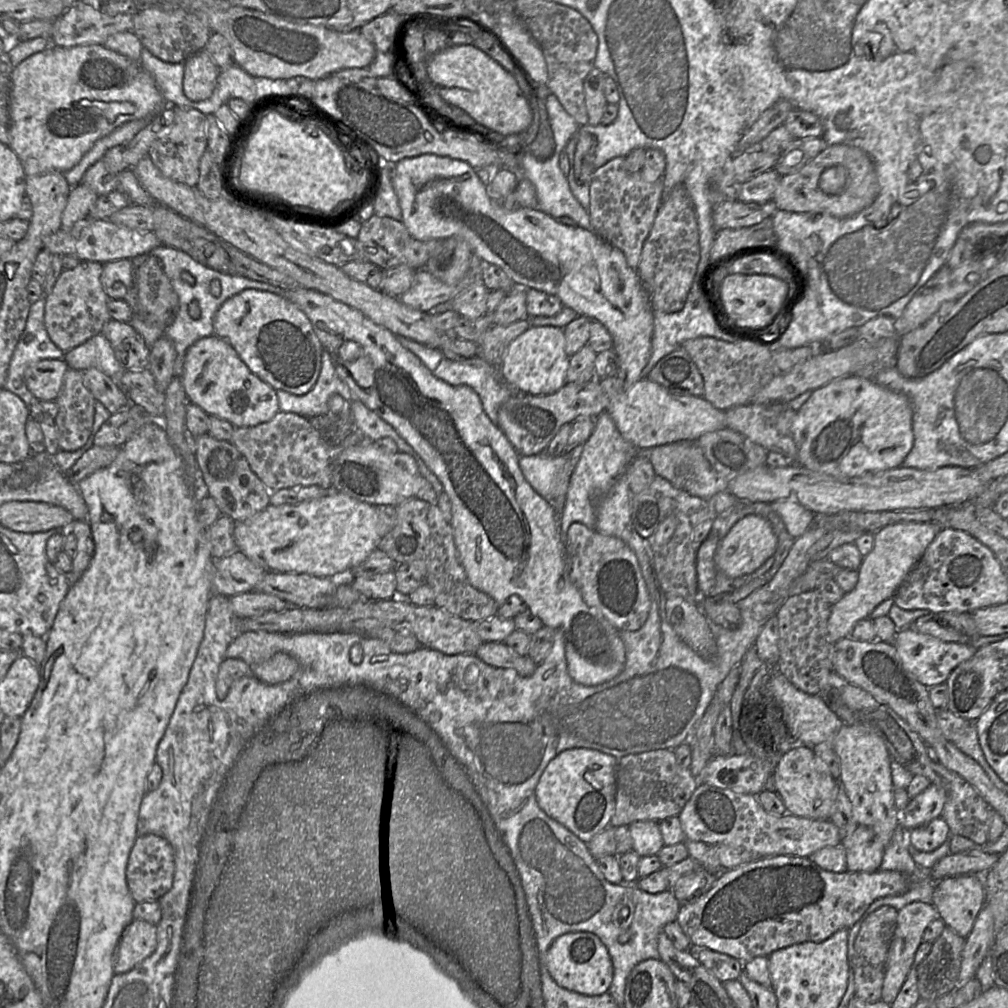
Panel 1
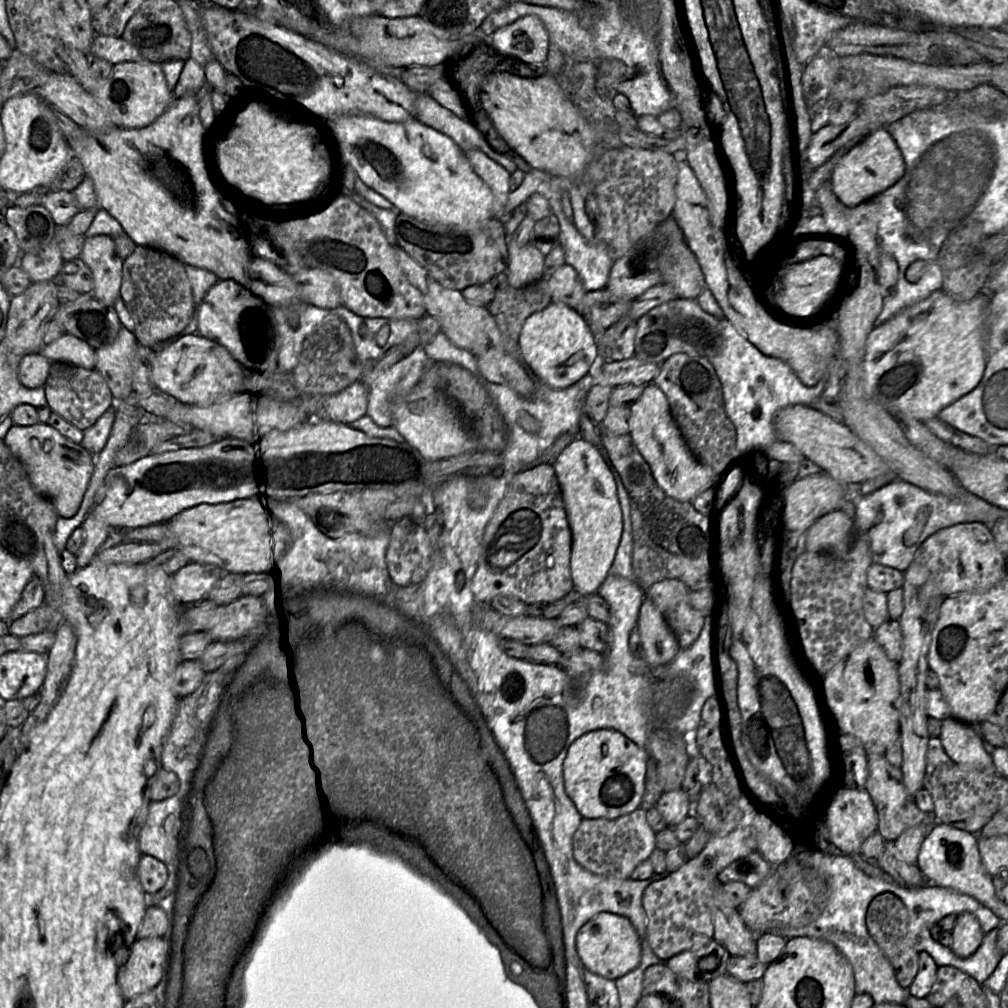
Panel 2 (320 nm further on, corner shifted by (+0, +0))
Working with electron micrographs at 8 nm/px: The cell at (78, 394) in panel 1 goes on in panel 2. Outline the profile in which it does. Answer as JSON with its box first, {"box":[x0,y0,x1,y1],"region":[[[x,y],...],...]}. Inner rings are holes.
{"box":[44,361,115,431],"region":[[[51,361],[44,388],[50,409],[82,431],[91,427],[108,408],[115,405],[105,379],[95,368],[87,369],[66,362]]]}

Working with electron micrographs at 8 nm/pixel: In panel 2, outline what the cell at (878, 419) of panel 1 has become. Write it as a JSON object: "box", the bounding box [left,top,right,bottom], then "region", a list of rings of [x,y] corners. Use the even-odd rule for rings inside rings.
{"box":[863,289,986,422],"region":[[[940,289],[873,328],[866,340],[863,360],[864,392],[867,398],[896,418],[925,422],[936,417],[943,408],[970,392],[983,376],[986,366],[985,313],[984,299],[957,301]]]}

